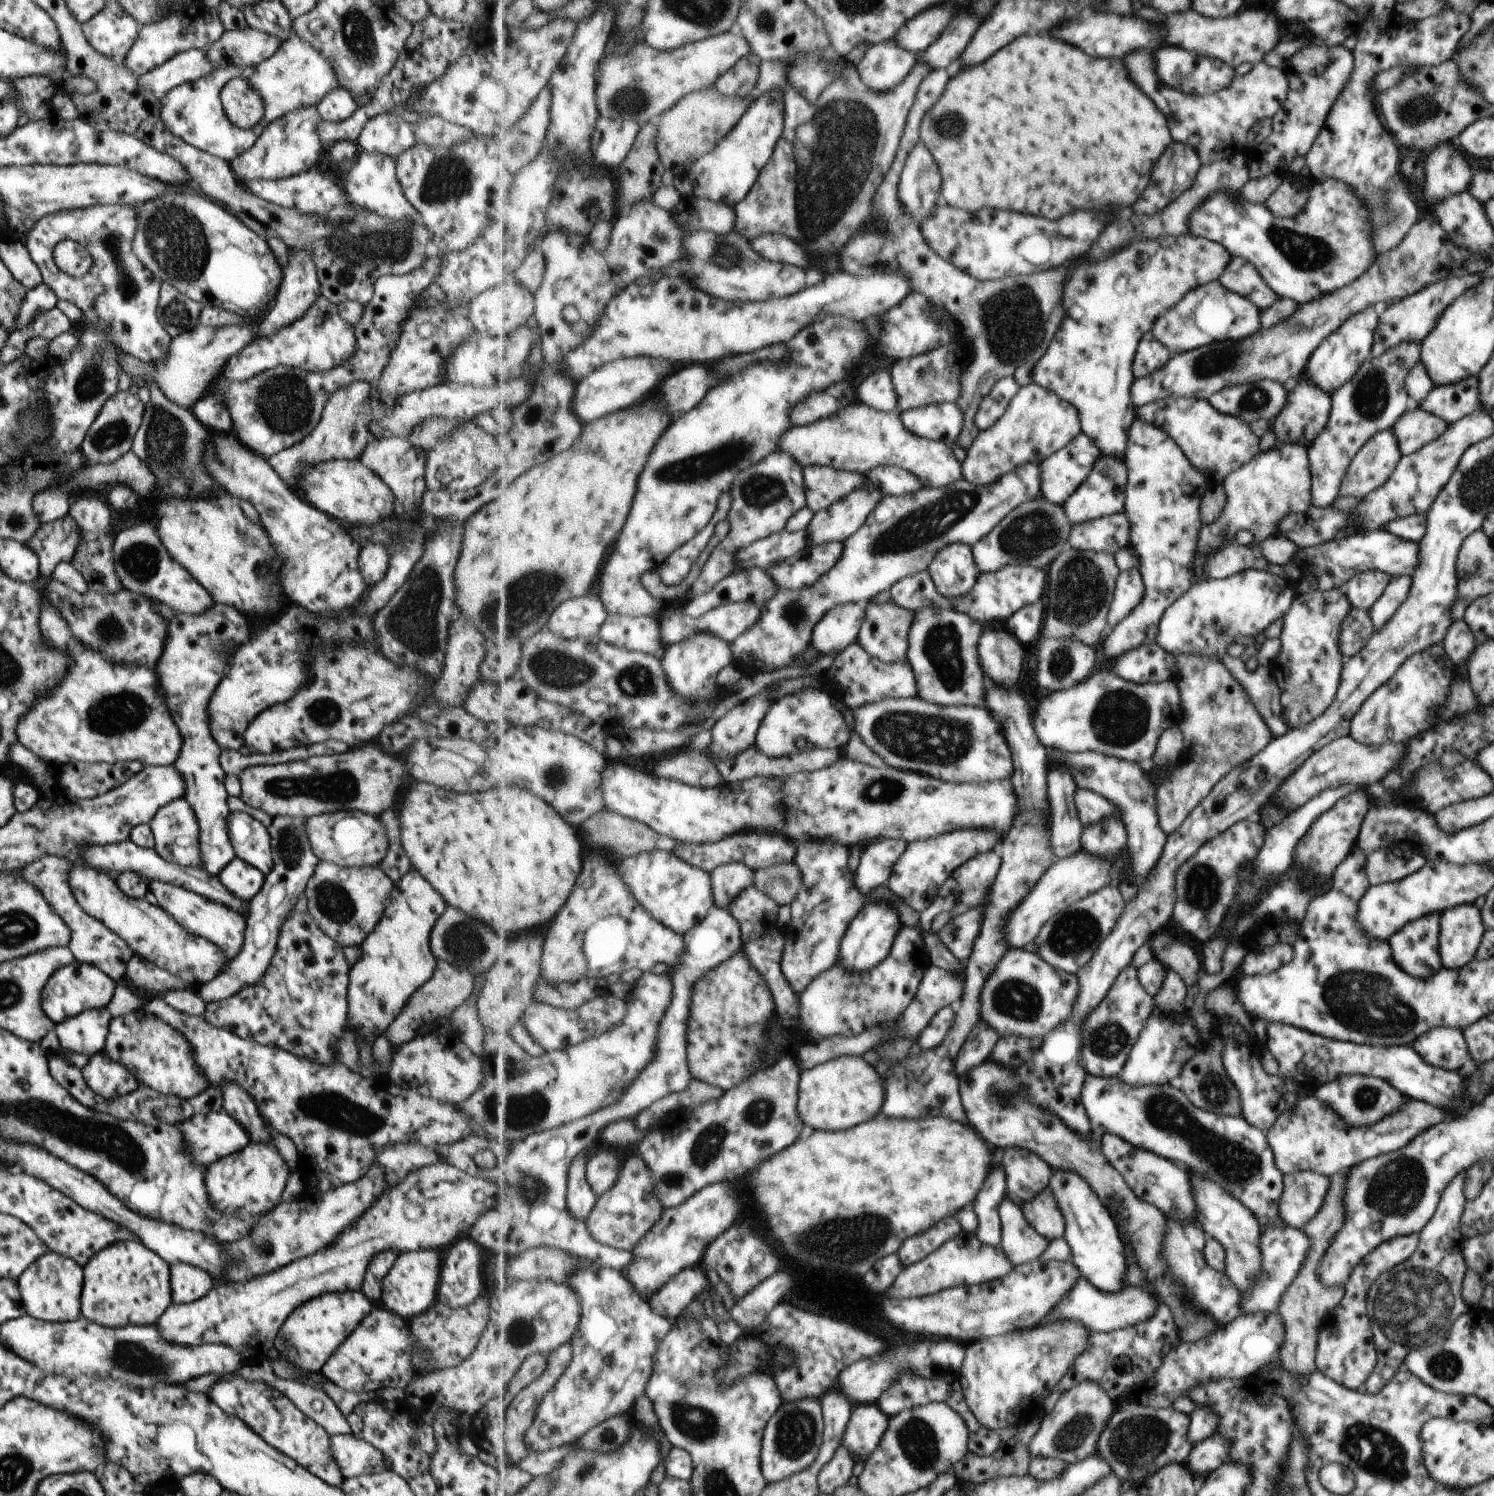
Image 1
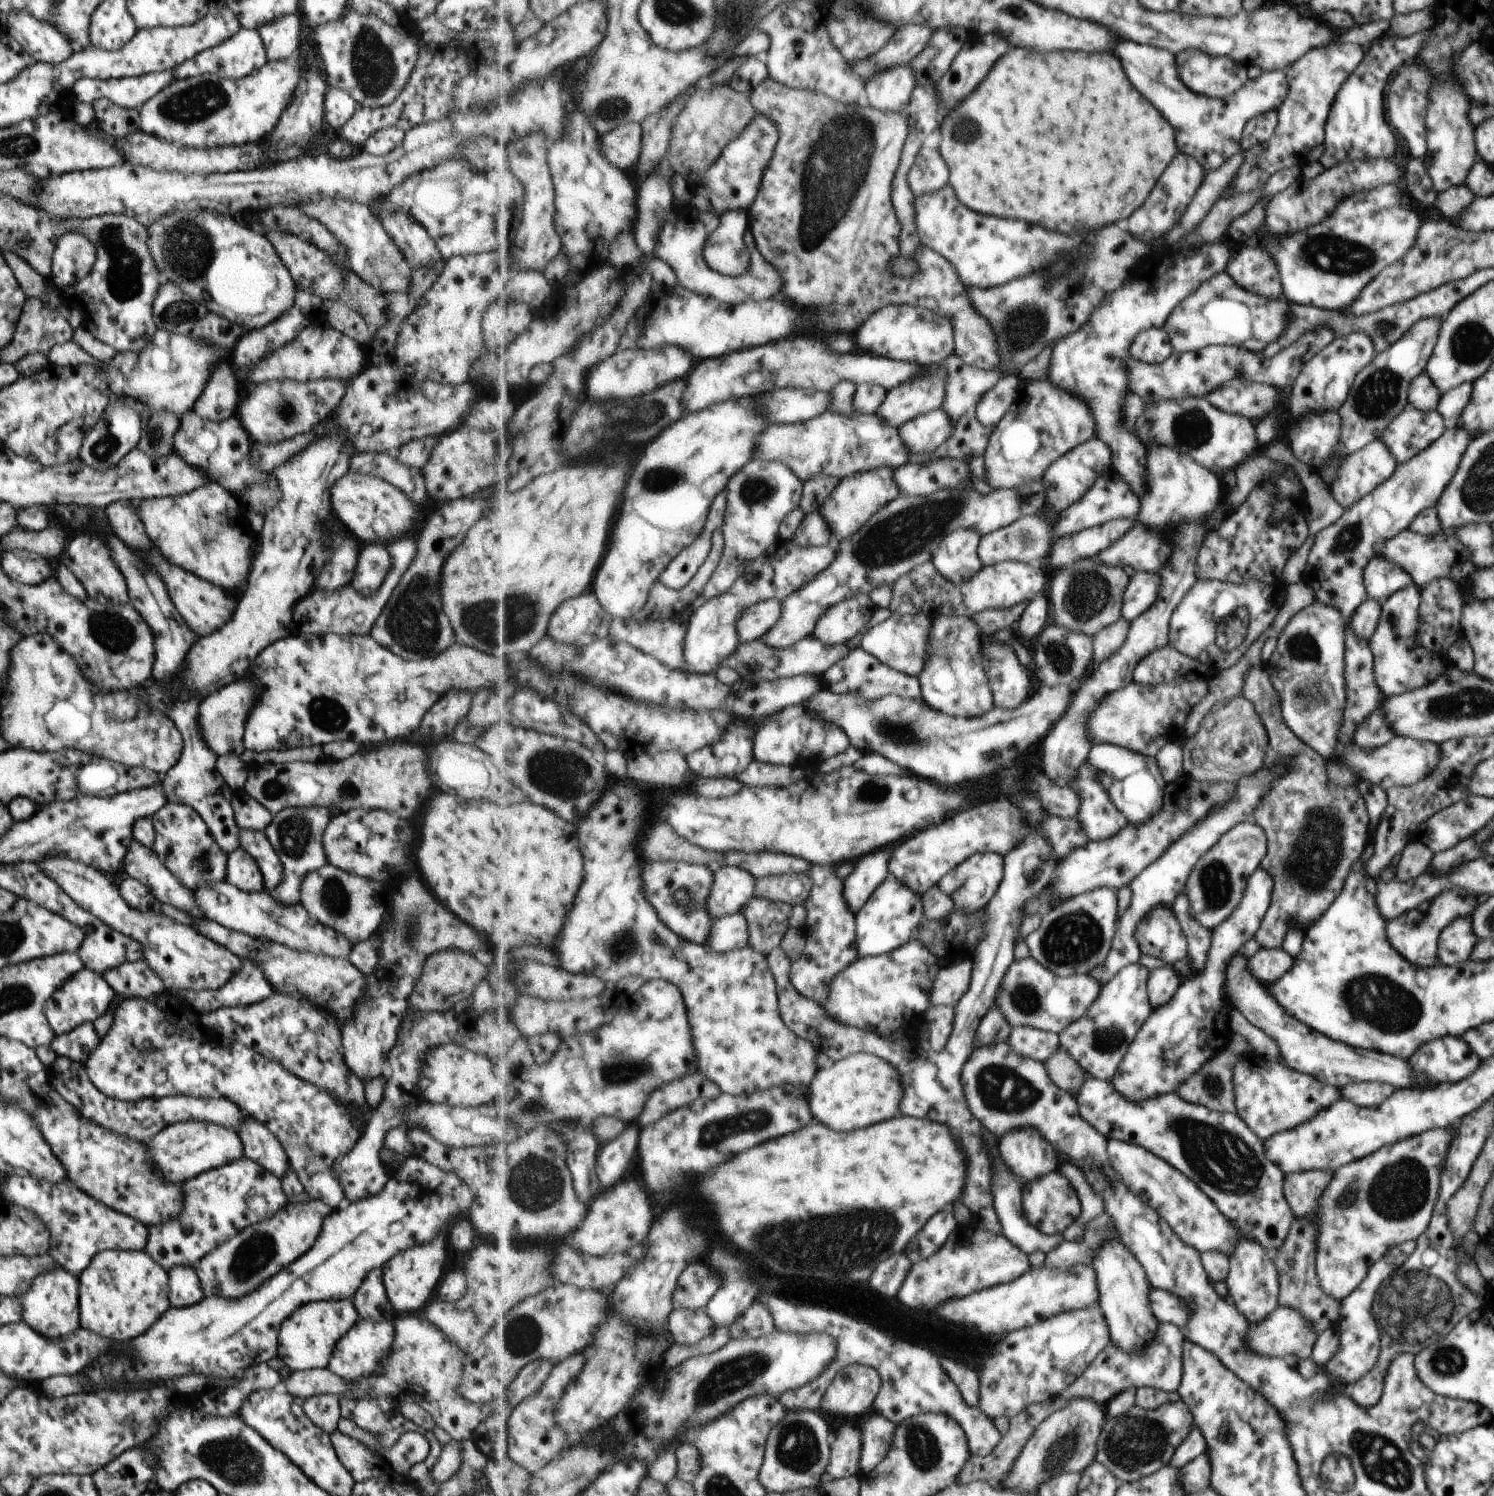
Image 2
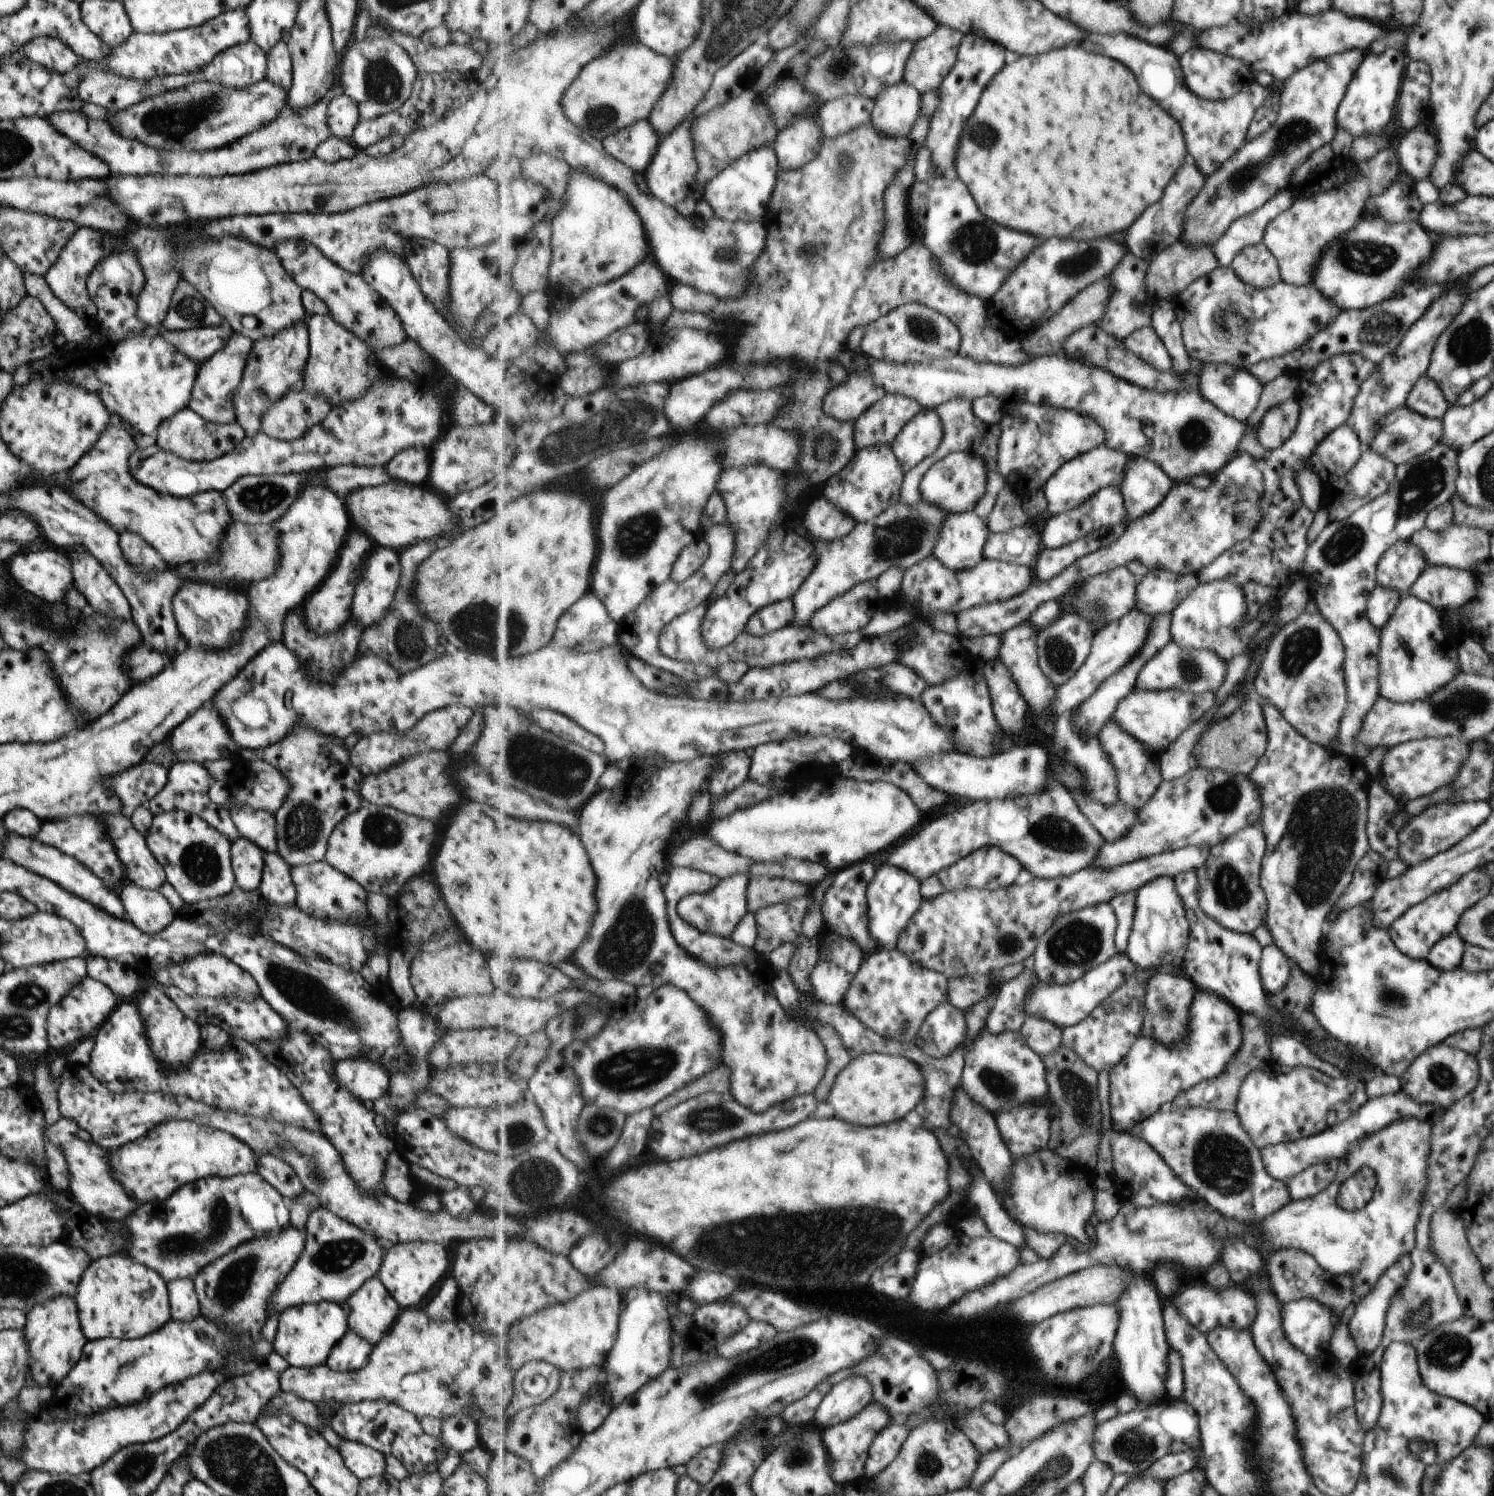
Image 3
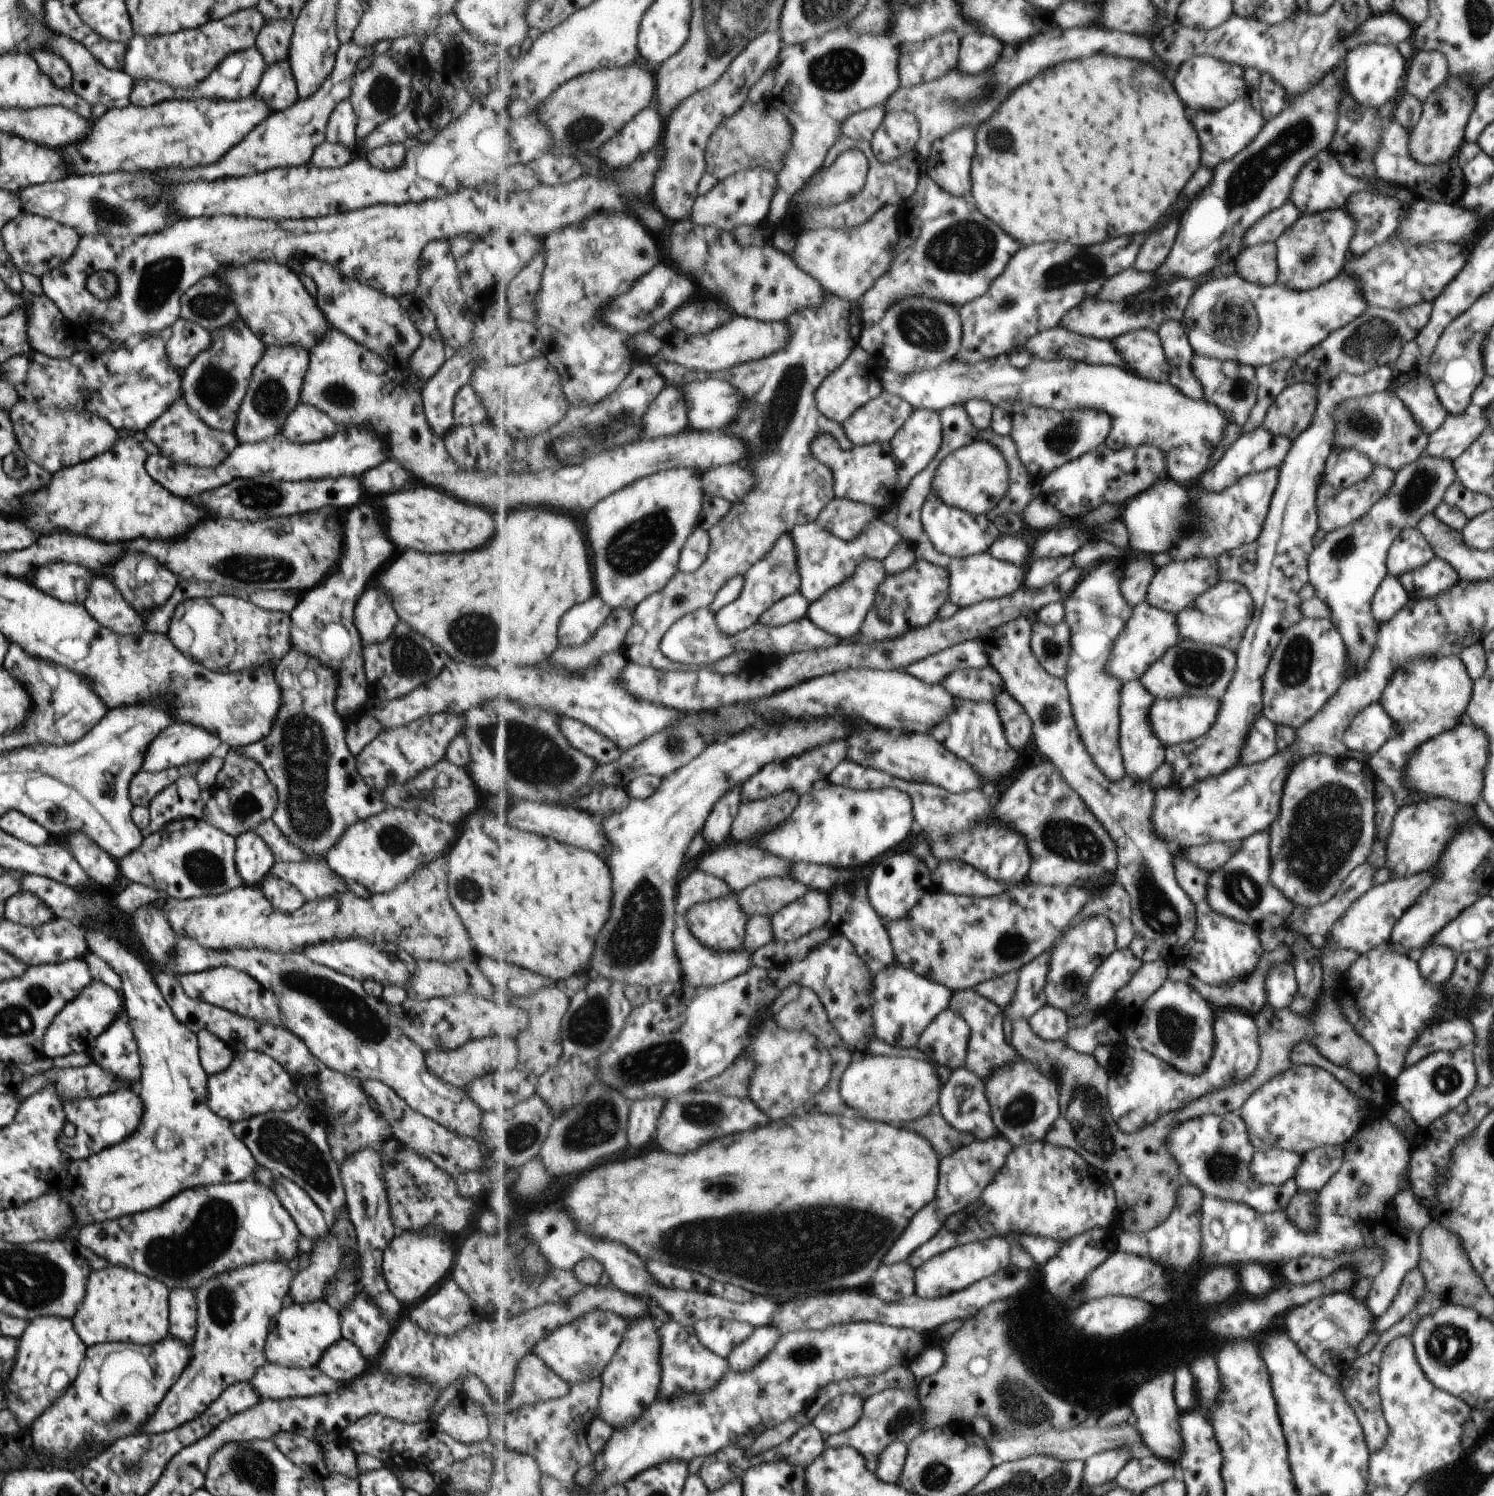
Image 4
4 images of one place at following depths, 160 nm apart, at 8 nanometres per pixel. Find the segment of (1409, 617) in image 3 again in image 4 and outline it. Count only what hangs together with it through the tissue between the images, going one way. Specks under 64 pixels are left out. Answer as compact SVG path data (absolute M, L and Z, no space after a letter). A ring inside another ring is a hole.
M1458 656L1409 661L1402 669L1396 669L1391 676L1378 703L1392 720L1394 733L1369 756L1367 764L1372 765L1378 780L1389 787L1395 804L1401 808L1435 798L1422 795L1405 784L1404 774L1408 760L1421 744L1465 720L1463 716L1465 706L1471 700L1473 680Z

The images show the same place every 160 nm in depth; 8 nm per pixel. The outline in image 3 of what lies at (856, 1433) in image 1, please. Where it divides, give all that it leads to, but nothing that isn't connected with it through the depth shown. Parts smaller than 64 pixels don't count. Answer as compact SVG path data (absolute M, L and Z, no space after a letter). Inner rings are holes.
M891 1423L875 1439L866 1462L865 1475L868 1478L873 1480L876 1476L880 1476L881 1472L900 1455L901 1449L910 1435L910 1429L905 1425Z

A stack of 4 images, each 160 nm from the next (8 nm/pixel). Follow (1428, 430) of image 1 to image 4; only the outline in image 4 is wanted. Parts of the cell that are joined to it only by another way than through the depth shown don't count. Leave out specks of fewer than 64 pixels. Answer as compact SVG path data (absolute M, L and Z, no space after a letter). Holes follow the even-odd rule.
M1381 391L1344 400L1336 408L1335 436L1333 436L1332 450L1330 452L1332 455L1333 451L1355 449L1372 461L1373 466L1387 467L1395 472L1415 459L1419 459L1424 452L1427 442L1428 434L1425 434L1421 430L1417 421L1414 420L1412 413L1409 412L1409 409L1393 393Z

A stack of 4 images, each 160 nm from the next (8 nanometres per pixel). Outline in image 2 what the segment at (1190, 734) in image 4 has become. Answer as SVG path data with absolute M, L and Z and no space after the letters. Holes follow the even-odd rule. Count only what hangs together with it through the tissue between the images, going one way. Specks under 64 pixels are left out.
M1191 678L1180 683L1143 686L1137 682L1108 694L1088 722L1093 744L1111 743L1145 756L1156 757L1167 738L1179 738L1187 713L1206 697L1206 680Z

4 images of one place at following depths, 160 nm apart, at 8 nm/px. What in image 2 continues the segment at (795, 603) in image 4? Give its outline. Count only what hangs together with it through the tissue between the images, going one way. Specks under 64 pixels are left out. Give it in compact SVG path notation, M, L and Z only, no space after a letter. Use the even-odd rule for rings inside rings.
M779 599L761 601L745 610L736 624L740 642L753 642L764 637L779 622L782 610Z

